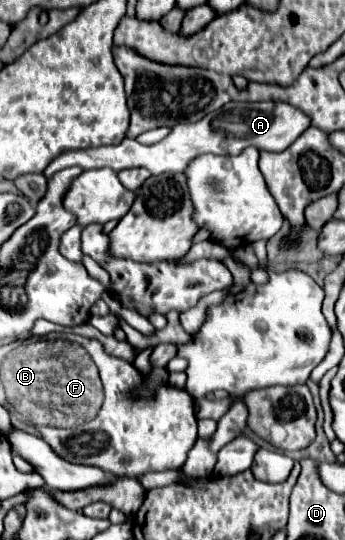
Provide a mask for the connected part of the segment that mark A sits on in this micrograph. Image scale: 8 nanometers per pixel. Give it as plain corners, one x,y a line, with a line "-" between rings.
230,102
222,106
222,110
216,110
214,114
206,114
206,118
194,122
194,124
176,124
172,126
170,134
160,140
158,144
144,146
132,138
126,138
118,146
102,146
102,148
86,148
86,150
72,150
66,154
60,154
46,170
44,176
50,178
58,170
68,166
80,166
82,170
90,168
112,168
114,172
126,170
126,168
148,168
154,176
164,172
184,172
188,162
200,154
240,154
246,146
254,146
258,150
270,150
270,152
282,152
286,150
306,128
310,126
310,118
286,104
286,102

